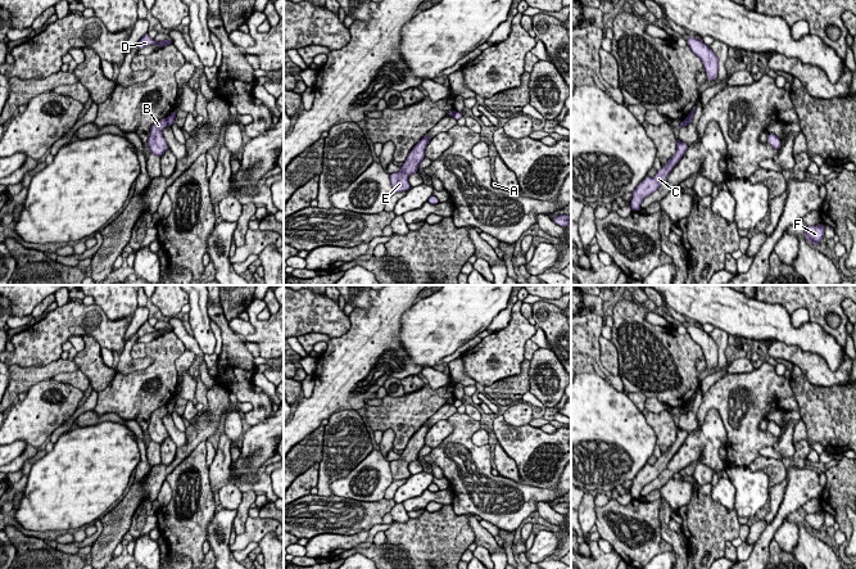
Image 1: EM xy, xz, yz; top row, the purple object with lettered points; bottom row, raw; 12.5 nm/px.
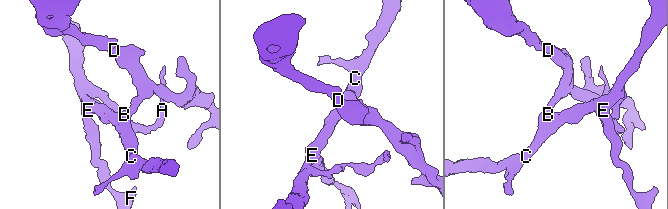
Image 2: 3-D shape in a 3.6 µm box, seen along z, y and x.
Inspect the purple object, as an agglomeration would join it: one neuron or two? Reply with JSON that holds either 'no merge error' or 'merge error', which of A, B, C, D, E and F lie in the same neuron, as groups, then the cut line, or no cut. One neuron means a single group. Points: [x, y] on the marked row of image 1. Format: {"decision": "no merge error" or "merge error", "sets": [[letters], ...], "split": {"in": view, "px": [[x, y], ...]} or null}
{"decision": "merge error", "sets": [["A", "B", "C", "E", "F"], ["D"]], "split": {"in": "xy", "px": [[166, 118], [168, 123]]}}

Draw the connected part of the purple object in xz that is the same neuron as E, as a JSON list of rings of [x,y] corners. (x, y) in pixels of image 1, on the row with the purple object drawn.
[[[427,134],[424,135],[424,137],[412,148],[400,170],[390,173],[393,193],[407,191],[411,188],[408,176],[418,171],[418,166],[425,158],[425,149],[430,140]]]

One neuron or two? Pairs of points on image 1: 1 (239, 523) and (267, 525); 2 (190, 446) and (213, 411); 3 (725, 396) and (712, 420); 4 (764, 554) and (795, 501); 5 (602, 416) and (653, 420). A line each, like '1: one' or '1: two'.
1: two
2: one
3: two
4: one
5: two

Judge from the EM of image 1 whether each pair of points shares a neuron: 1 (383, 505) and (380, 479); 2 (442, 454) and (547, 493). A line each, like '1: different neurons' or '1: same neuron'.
1: different neurons
2: same neuron

